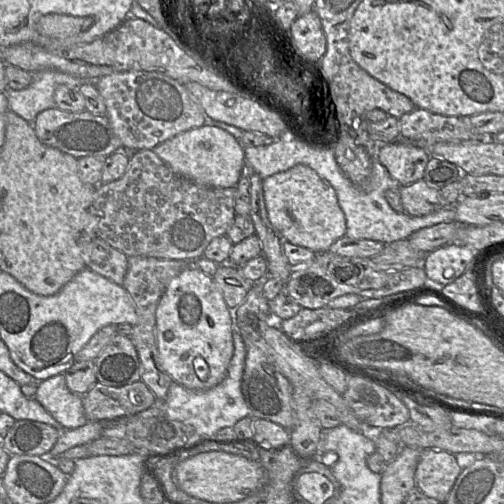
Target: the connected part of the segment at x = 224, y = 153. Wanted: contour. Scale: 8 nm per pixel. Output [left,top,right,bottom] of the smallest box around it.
[153,124,246,187]

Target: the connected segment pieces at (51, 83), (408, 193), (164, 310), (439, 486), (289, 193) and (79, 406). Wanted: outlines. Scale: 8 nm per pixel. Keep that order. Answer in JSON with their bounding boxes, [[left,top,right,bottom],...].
[[5,69,85,123],[400,179,442,216],[156,265,235,390],[415,449,462,503],[262,164,346,253],[35,373,86,429]]

